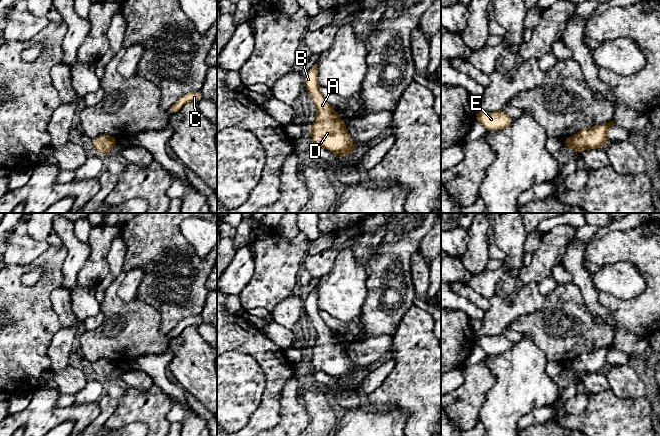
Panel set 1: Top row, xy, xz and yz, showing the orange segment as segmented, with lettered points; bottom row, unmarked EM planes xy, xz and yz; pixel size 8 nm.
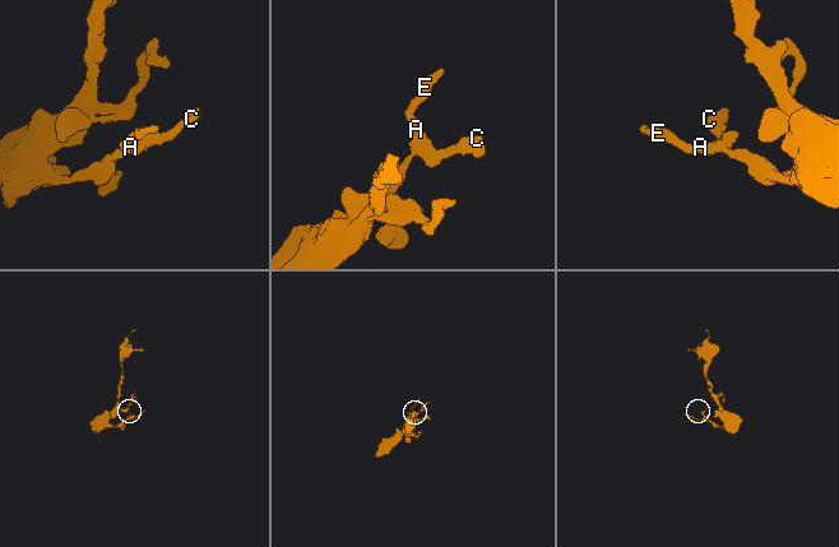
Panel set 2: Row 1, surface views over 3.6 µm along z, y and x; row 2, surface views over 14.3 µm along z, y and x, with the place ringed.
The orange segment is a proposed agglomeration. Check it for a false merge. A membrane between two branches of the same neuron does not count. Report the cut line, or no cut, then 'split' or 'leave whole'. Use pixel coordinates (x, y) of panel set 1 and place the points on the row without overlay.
no cut | leave whole

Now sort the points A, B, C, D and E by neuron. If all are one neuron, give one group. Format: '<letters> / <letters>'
A B C D E

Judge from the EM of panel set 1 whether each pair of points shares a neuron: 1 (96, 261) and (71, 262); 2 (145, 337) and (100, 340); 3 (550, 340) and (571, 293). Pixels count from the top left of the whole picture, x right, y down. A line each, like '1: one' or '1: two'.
1: two
2: one
3: one

